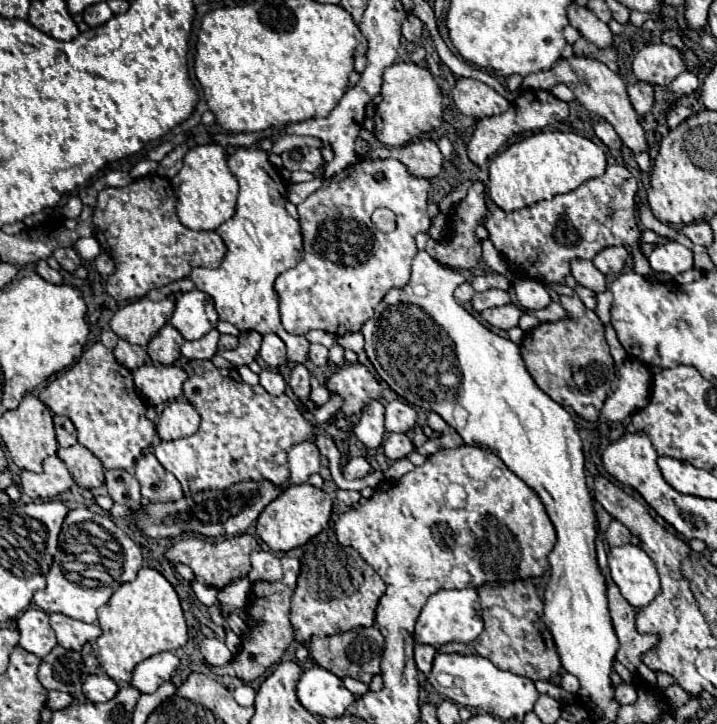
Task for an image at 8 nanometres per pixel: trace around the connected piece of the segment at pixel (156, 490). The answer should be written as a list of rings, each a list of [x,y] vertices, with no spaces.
[[[144,452],[136,464],[136,480],[142,486],[142,496],[150,502],[172,502],[182,498],[182,486],[174,474],[170,474],[156,460],[152,452]]]

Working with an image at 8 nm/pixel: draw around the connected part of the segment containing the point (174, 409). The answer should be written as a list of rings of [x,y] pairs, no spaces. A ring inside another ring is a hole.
[[[174,400],[160,414],[156,430],[162,440],[178,440],[192,436],[198,430],[198,424],[200,414],[196,408],[186,400]]]

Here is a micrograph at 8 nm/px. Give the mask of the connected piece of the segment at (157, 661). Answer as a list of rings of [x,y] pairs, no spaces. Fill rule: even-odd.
[[[172,652],[150,656],[134,668],[134,676],[130,684],[142,694],[152,694],[162,682],[172,678],[176,668],[178,668],[178,658]]]

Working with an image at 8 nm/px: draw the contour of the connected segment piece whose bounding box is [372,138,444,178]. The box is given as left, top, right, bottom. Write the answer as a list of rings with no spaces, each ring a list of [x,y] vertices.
[[[422,138],[418,142],[406,144],[402,148],[386,148],[380,152],[372,152],[376,158],[398,158],[410,168],[412,176],[418,178],[434,178],[442,170],[442,154],[438,144],[432,138]]]

